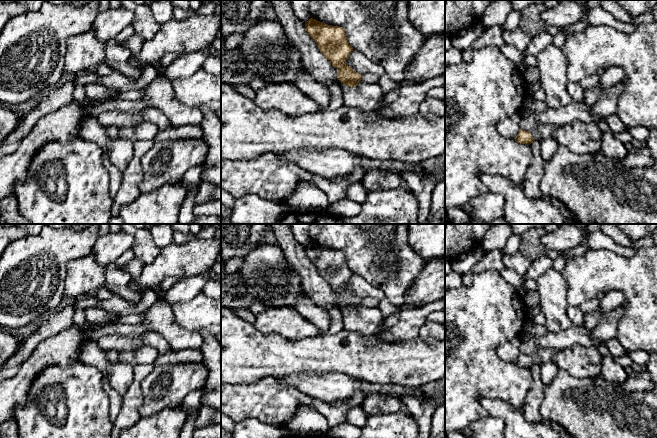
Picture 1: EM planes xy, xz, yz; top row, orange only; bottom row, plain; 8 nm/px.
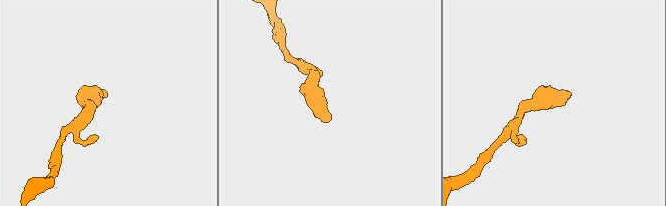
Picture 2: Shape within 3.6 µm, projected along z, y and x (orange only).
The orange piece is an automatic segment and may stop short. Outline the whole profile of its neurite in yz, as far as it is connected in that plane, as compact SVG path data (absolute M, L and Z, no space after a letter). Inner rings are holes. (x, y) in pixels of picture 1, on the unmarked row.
M552 348L535 349L530 355L520 353L515 365L520 368L530 369L534 364L543 365L553 360L557 350Z

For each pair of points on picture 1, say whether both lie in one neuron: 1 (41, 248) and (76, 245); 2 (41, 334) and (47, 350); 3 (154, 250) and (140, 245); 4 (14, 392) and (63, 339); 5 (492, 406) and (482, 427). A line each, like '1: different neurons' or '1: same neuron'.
1: same neuron
2: different neurons
3: same neuron
4: same neuron
5: different neurons

